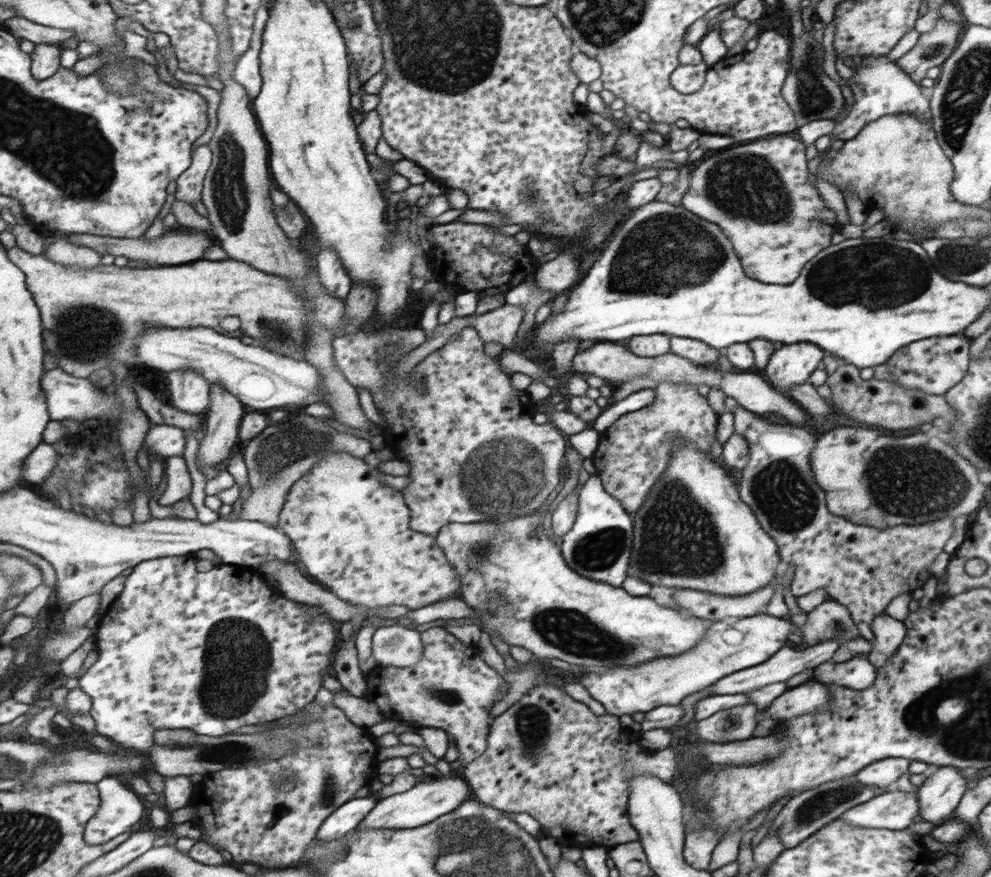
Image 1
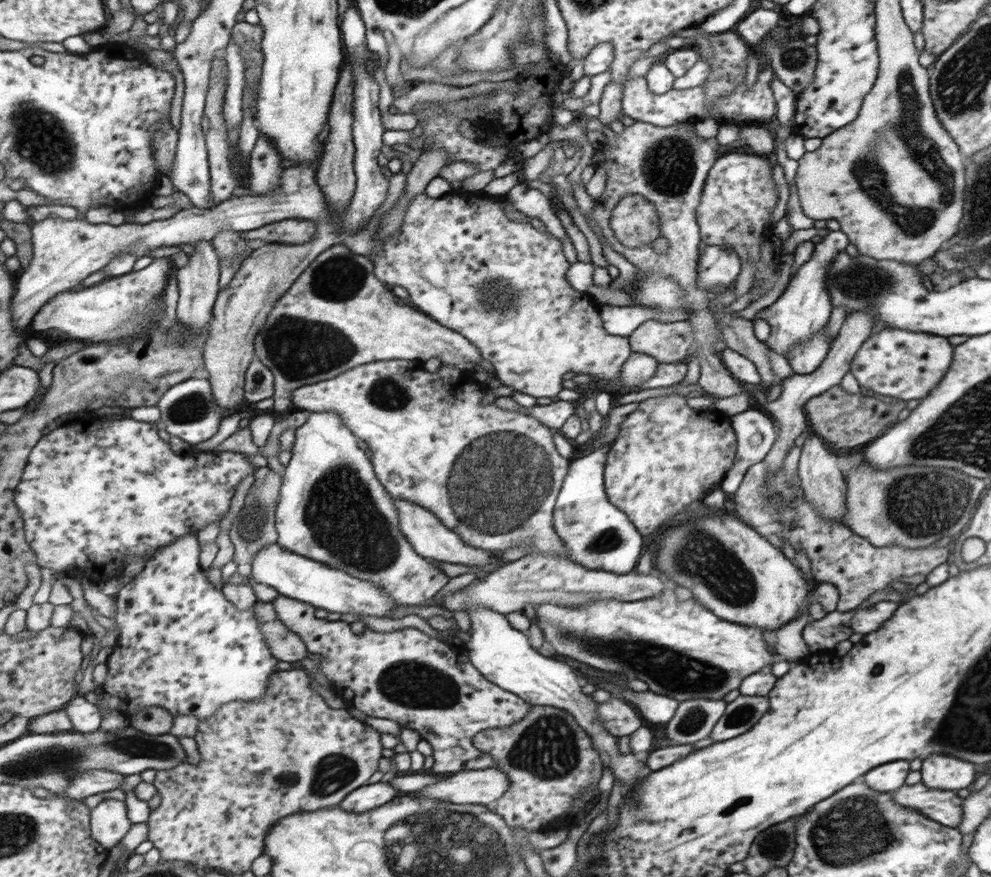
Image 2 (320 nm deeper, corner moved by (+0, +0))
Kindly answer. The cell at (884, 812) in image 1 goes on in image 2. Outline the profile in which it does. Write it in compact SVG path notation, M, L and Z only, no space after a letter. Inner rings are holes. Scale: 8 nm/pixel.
M923 783L903 785L892 792L893 802L899 806L916 810L925 818L940 823L941 826L955 828L963 820L962 798L955 796L956 791L937 790Z

